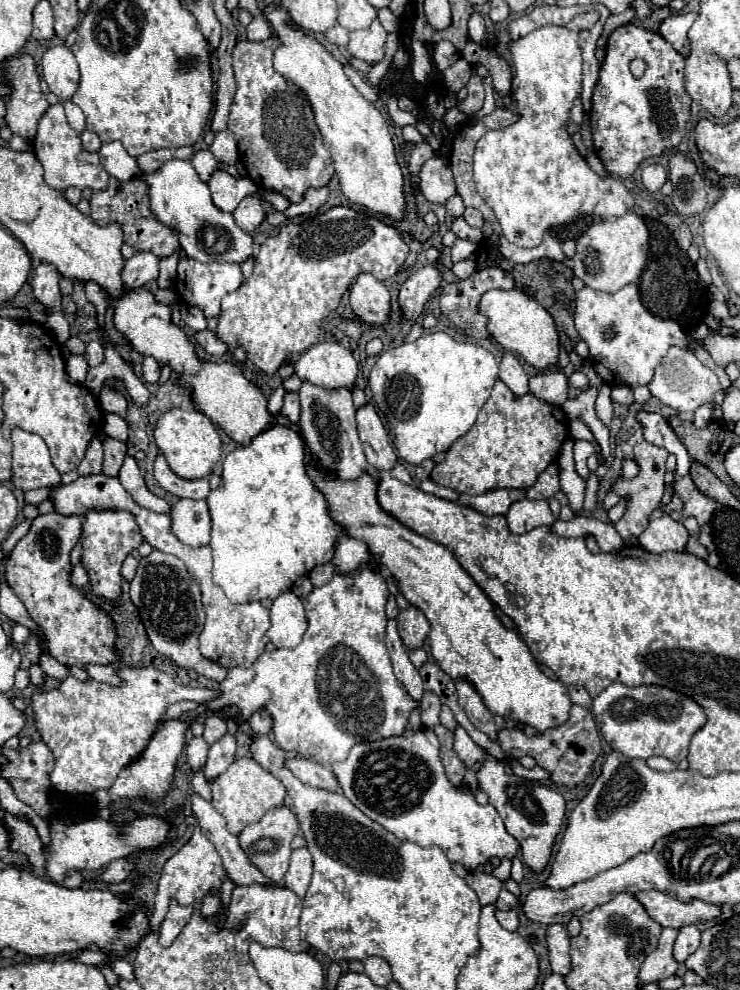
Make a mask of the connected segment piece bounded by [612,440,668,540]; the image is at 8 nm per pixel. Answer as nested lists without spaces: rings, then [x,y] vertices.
[[[640,442],[634,446],[634,452],[636,452],[636,464],[640,466],[640,474],[632,480],[626,480],[626,478],[620,478],[612,484],[612,490],[618,494],[618,496],[628,496],[630,494],[630,506],[626,510],[626,514],[616,522],[616,530],[618,534],[626,540],[626,538],[638,538],[646,526],[648,526],[648,516],[652,510],[658,508],[658,502],[662,500],[664,496],[664,474],[666,474],[666,458],[668,458],[668,450],[664,450],[662,446],[654,446],[650,442]]]

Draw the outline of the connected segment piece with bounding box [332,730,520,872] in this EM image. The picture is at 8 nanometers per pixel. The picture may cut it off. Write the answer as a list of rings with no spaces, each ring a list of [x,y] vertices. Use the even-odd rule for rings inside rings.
[[[420,730],[416,734],[402,734],[378,742],[360,742],[350,750],[350,756],[344,762],[336,762],[332,770],[342,786],[344,796],[366,816],[380,822],[388,832],[392,832],[400,840],[410,840],[424,848],[440,846],[450,862],[462,864],[468,872],[488,862],[490,858],[514,858],[518,854],[520,844],[514,836],[506,832],[496,808],[492,804],[480,806],[474,796],[452,786],[444,774],[438,750],[440,744],[436,734],[432,730]]]

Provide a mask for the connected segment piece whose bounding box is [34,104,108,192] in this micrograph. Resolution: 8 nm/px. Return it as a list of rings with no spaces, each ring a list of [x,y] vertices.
[[[54,104],[48,108],[44,118],[40,120],[38,134],[34,138],[34,154],[44,166],[44,180],[48,186],[64,192],[68,186],[74,186],[78,190],[90,188],[90,190],[106,190],[108,186],[108,174],[100,166],[96,152],[86,152],[80,142],[80,134],[72,130],[66,122],[62,104]]]

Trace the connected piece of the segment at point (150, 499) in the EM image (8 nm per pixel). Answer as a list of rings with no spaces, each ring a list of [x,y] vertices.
[[[128,456],[124,460],[118,478],[120,478],[122,486],[130,492],[130,496],[136,500],[136,504],[140,504],[142,508],[152,510],[152,512],[168,512],[170,510],[170,504],[164,498],[156,496],[154,492],[150,492],[146,488],[142,472],[140,472],[140,468],[132,456]]]

